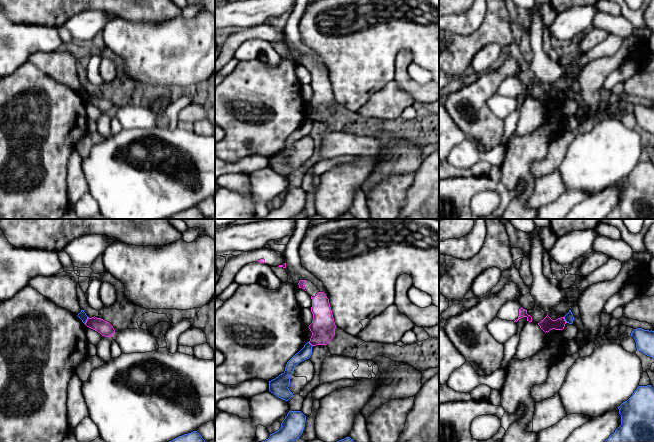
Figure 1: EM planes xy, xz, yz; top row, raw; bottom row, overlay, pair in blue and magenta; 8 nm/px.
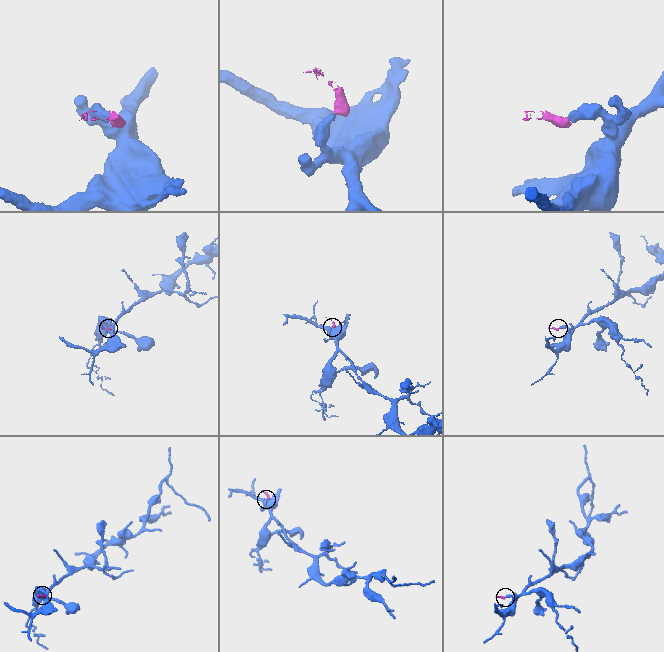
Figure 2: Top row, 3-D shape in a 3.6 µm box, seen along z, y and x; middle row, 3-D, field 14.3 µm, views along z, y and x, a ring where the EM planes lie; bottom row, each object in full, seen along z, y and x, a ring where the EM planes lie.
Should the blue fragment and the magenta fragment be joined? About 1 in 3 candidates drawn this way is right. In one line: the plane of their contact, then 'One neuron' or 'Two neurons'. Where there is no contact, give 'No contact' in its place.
Touches blue in xy. Two neurons

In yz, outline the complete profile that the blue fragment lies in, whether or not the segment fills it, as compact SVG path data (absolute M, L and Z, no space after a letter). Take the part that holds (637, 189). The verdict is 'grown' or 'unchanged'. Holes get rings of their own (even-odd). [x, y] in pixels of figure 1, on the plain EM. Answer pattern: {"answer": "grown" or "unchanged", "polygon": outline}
{"answer": "unchanged", "polygon": "M651 161L638 162L618 185L621 201L603 219L654 219L654 164Z"}

